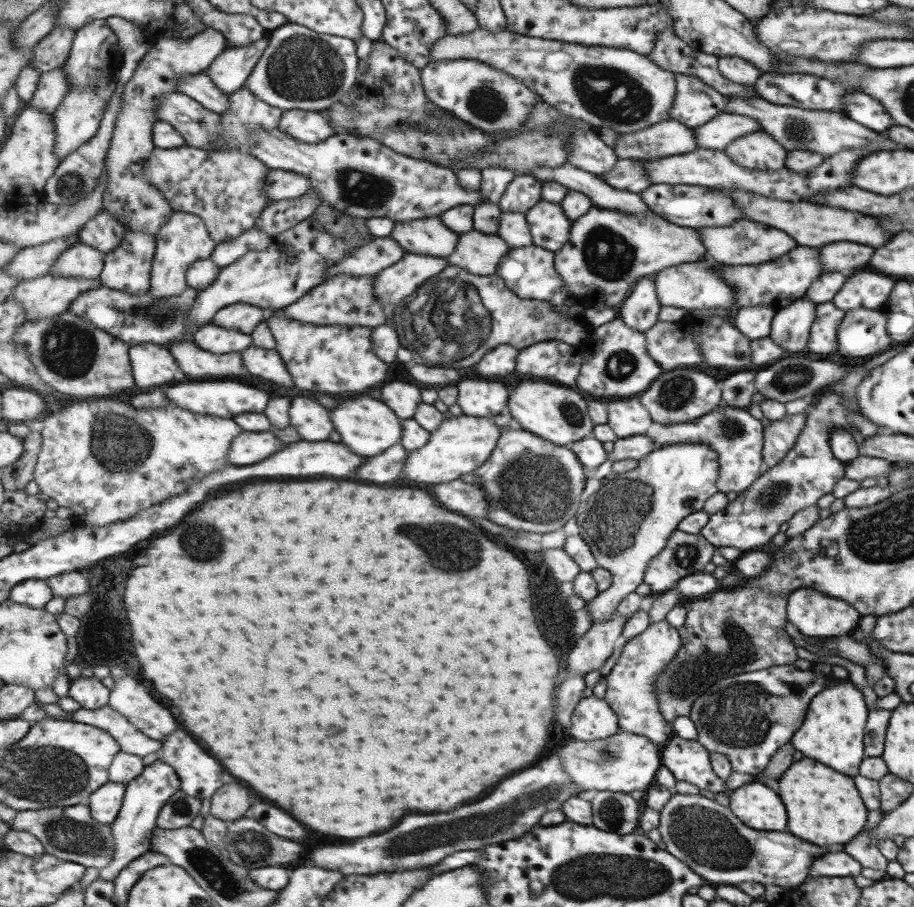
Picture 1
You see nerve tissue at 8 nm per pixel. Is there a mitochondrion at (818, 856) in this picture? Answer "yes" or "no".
no

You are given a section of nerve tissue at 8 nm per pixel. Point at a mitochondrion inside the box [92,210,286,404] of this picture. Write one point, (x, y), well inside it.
(159, 315)

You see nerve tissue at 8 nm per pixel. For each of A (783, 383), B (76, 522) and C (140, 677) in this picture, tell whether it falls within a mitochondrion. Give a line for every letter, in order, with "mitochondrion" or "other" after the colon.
A: mitochondrion
B: other
C: other

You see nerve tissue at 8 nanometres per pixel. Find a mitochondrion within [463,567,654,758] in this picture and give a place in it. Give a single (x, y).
(549, 605)

